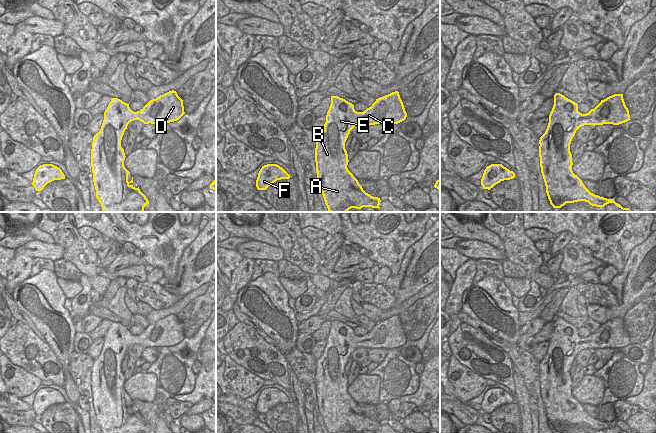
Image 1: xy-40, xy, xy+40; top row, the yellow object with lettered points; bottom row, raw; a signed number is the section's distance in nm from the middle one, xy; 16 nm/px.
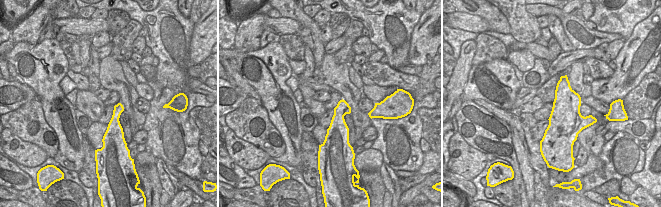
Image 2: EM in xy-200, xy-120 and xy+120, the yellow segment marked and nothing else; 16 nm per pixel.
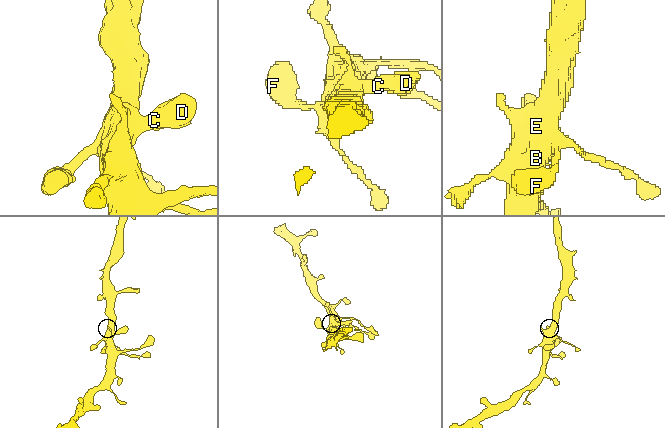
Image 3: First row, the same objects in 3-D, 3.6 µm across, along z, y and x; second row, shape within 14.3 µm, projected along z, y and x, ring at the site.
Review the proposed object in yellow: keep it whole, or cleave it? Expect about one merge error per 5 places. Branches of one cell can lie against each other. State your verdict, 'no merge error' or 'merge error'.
no merge error

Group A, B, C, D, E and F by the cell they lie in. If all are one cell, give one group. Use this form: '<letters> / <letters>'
A B C D E F

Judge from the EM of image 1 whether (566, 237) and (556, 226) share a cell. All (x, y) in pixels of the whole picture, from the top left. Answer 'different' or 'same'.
different

